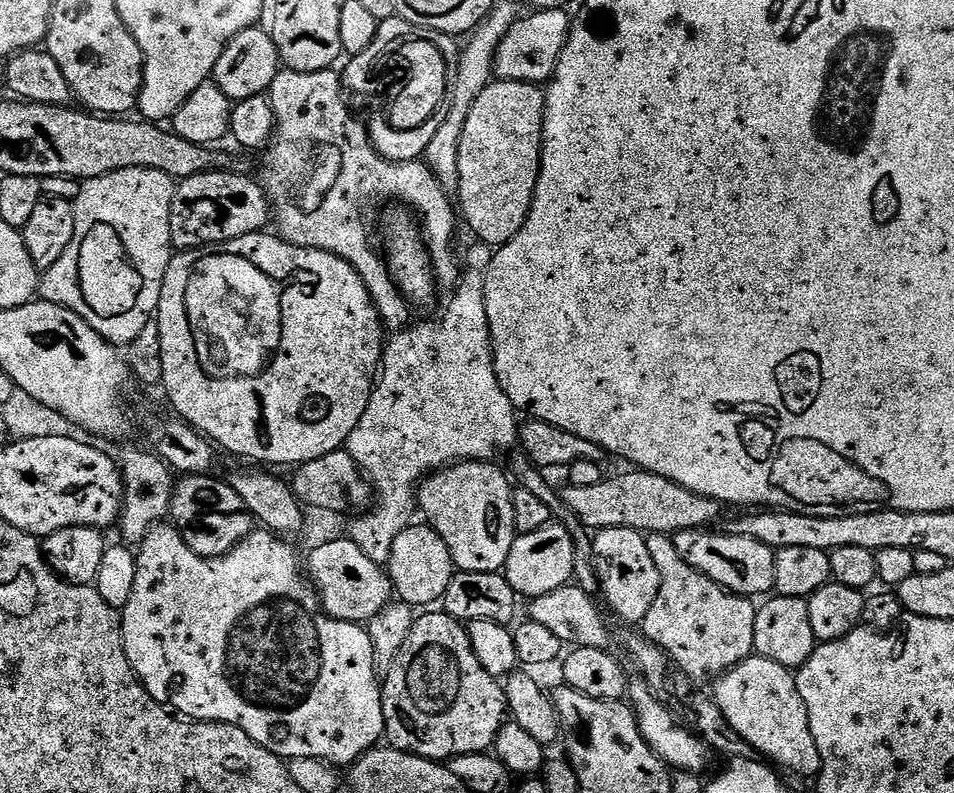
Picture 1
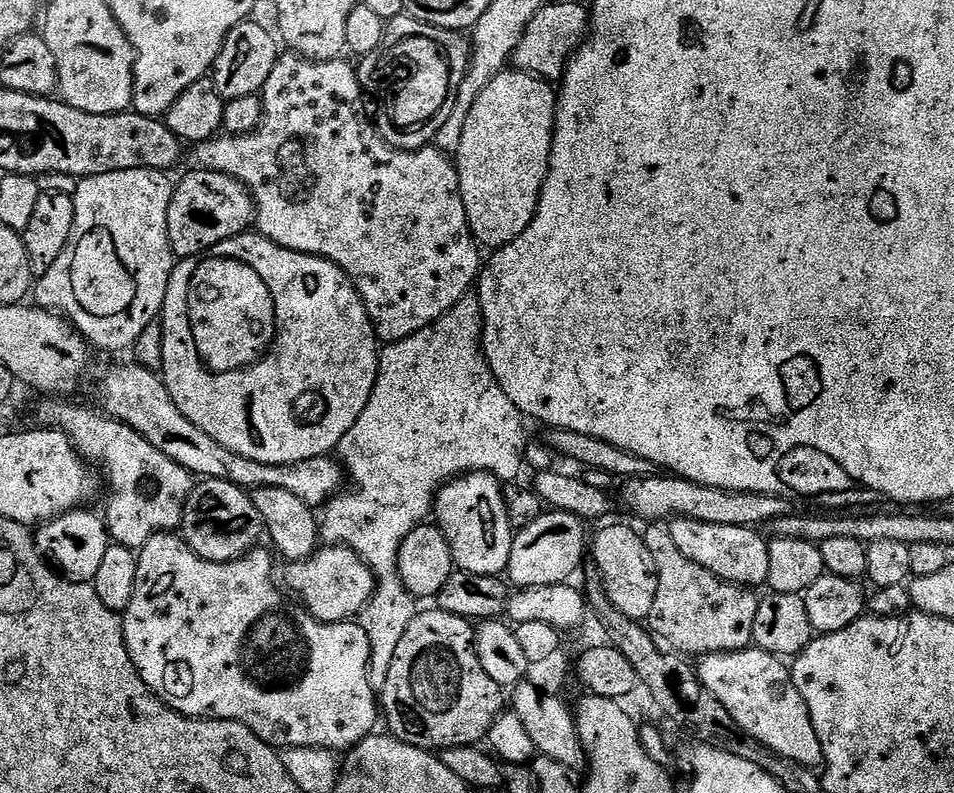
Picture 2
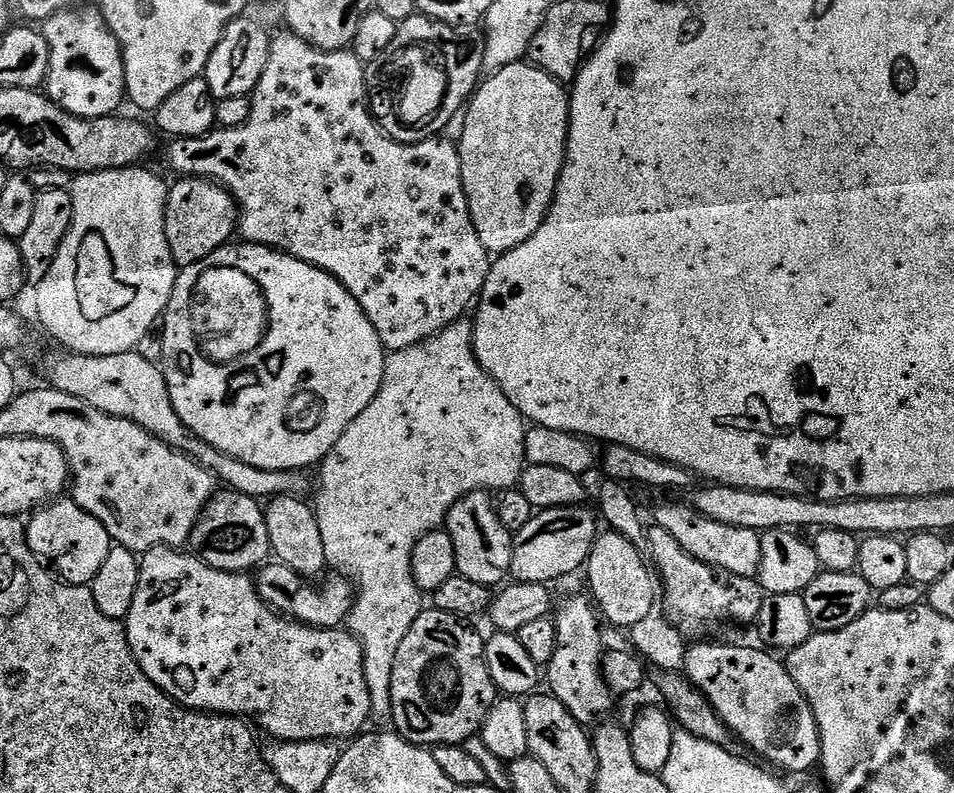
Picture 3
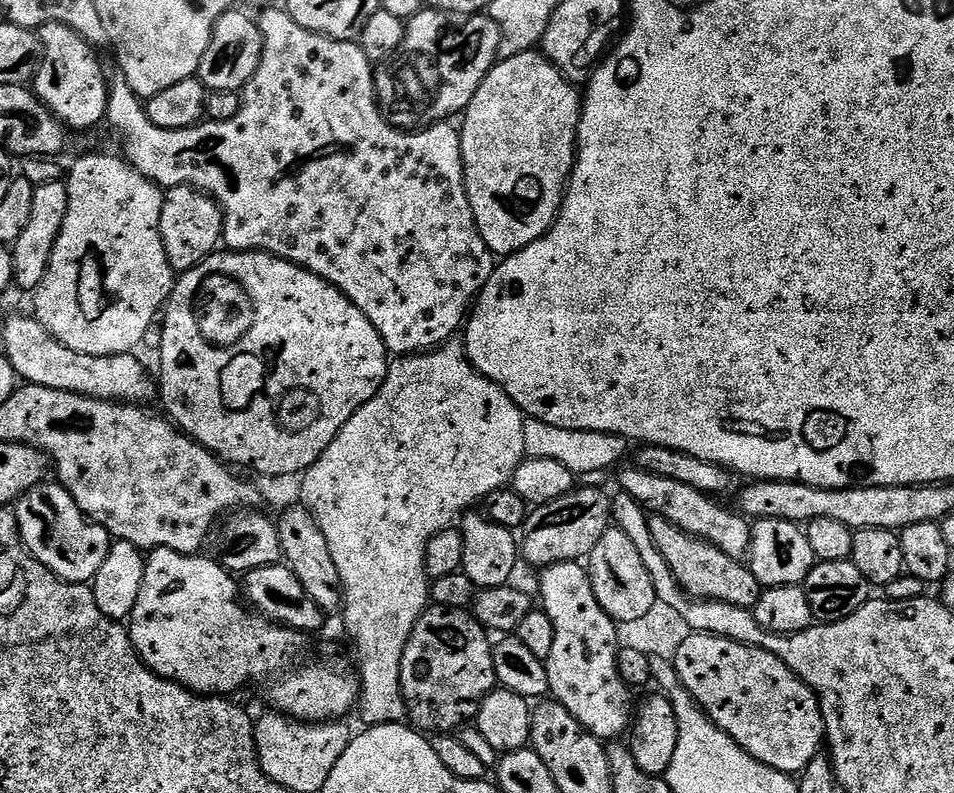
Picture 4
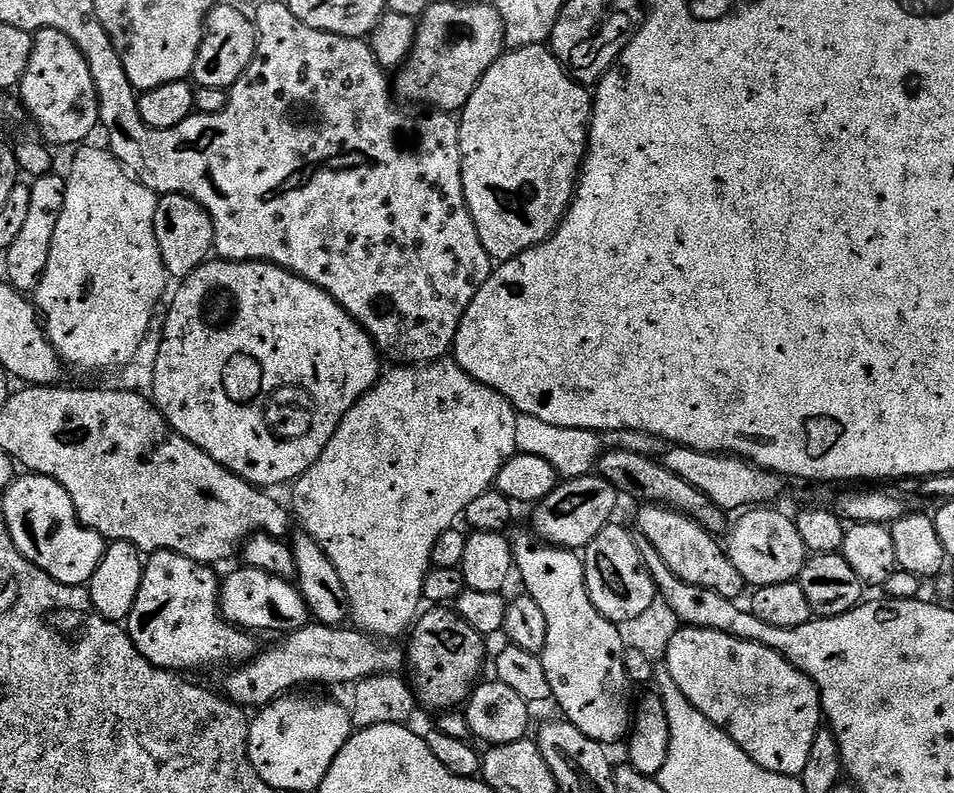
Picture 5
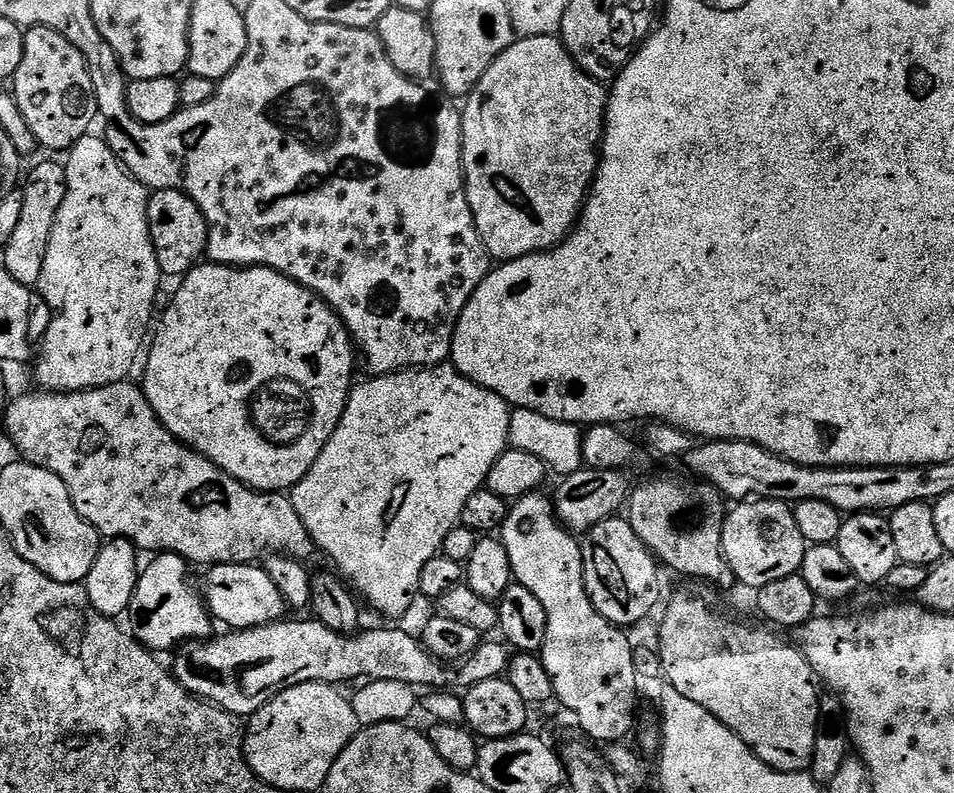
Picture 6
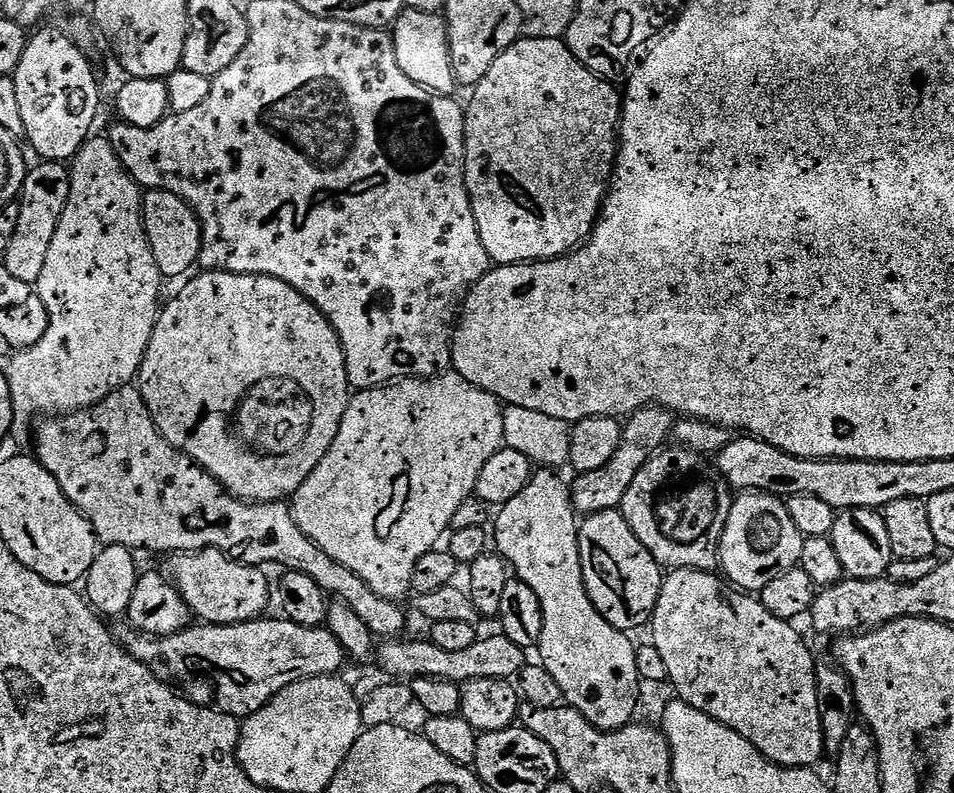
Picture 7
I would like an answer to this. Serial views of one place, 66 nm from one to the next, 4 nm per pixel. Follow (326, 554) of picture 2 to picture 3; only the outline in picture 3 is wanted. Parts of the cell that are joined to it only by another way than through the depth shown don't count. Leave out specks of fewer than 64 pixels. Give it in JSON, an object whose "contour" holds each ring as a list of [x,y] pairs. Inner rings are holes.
{"contour":[[[268,562],[259,569],[255,577],[256,589],[268,604],[277,612],[311,628],[340,628],[347,621],[348,612],[352,609],[354,585],[343,574],[332,574],[321,588],[315,588],[315,583],[299,576],[290,566],[279,562]],[[260,575],[260,576],[259,576]]]}

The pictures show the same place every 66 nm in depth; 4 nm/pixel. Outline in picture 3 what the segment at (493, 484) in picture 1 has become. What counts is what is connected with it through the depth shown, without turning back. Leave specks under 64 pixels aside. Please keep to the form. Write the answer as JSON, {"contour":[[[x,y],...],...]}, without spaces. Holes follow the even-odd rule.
{"contour":[[[487,491],[468,492],[448,511],[446,531],[454,542],[457,573],[470,582],[500,586],[509,579],[512,570],[513,533],[502,526],[493,497]]]}

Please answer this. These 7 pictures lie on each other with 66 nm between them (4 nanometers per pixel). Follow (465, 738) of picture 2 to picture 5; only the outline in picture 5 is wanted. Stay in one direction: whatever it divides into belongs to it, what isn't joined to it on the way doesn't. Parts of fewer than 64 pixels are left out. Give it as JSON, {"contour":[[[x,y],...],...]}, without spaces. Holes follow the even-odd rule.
{"contour":[[[436,606],[428,611],[425,611],[417,619],[411,629],[412,641],[406,644],[406,673],[408,672],[407,679],[416,695],[417,705],[421,709],[433,708],[437,714],[443,714],[449,710],[459,709],[459,704],[461,707],[472,695],[473,689],[481,679],[480,671],[484,668],[484,644],[486,644],[486,640],[485,637],[479,636],[455,610]]]}

